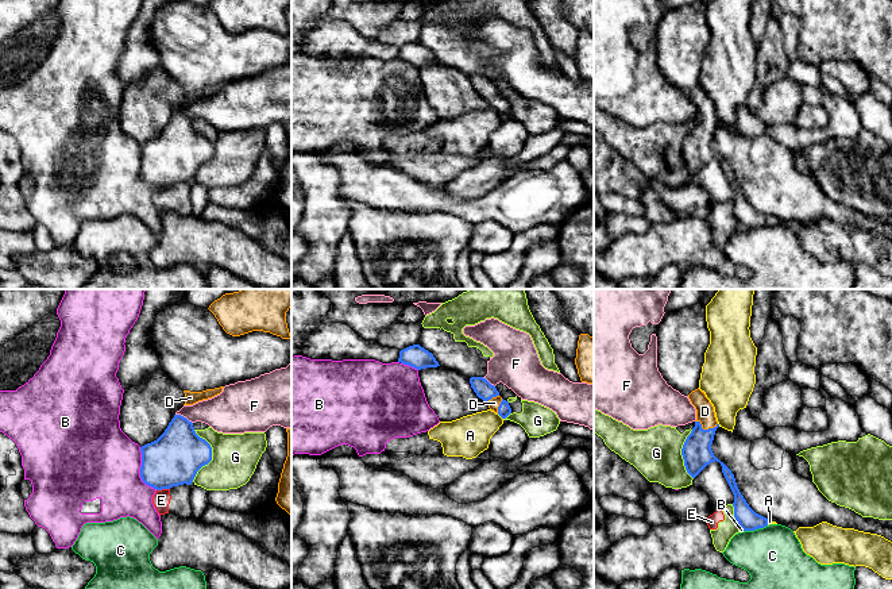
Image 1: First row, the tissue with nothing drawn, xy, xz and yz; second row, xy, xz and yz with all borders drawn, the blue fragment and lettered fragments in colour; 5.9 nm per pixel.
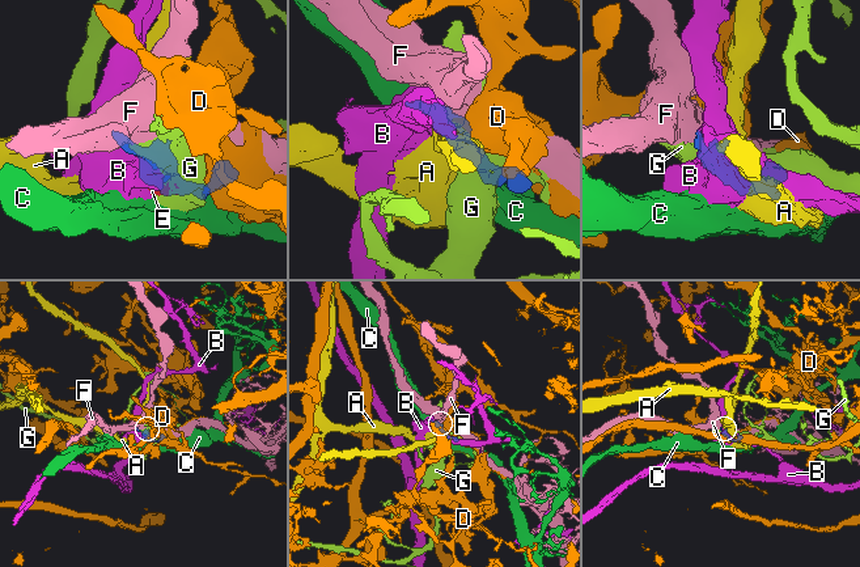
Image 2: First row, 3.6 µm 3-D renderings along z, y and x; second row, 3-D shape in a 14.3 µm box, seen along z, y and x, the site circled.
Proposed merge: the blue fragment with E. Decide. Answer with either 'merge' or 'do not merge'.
do not merge

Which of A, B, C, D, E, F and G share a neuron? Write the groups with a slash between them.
A / B / C / D / E G / F

